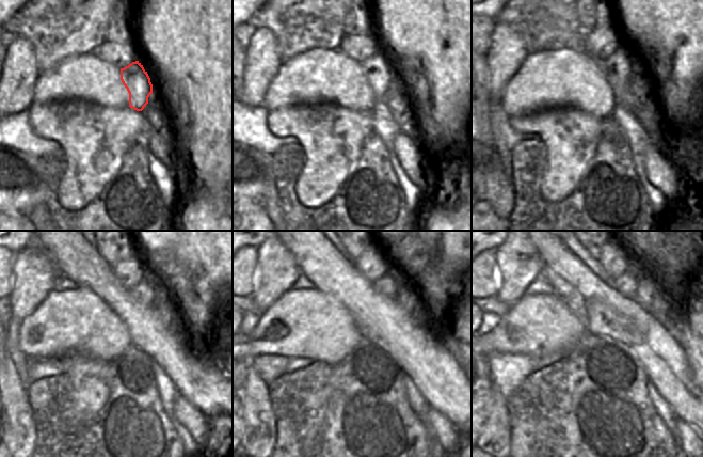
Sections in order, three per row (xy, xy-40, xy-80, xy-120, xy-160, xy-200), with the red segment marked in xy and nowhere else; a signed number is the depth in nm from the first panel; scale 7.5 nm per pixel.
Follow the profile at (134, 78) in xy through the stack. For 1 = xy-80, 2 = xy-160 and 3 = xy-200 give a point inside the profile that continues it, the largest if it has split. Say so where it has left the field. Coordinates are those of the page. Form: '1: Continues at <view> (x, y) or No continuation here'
1: Continues at xy-80 (618, 65)
2: Continues at xy-160 (386, 286)
3: Continues at xy-200 (626, 284).

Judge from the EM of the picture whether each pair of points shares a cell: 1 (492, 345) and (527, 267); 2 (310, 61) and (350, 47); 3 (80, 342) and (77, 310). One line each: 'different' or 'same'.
1: different
2: different
3: same

